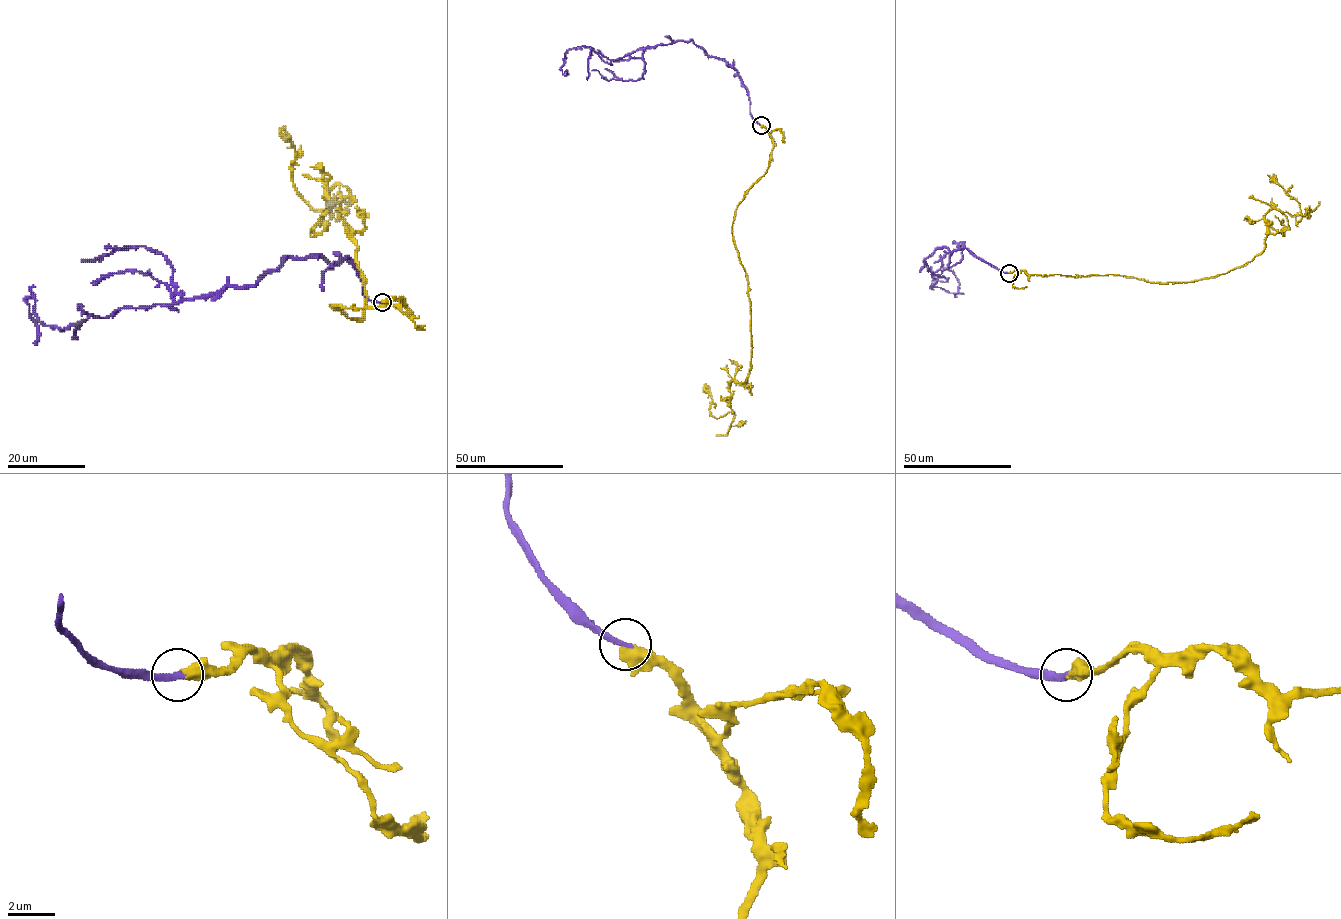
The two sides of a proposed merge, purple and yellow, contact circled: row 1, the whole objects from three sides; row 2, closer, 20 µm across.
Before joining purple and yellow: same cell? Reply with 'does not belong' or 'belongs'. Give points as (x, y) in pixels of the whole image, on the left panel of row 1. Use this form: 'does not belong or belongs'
belongs

